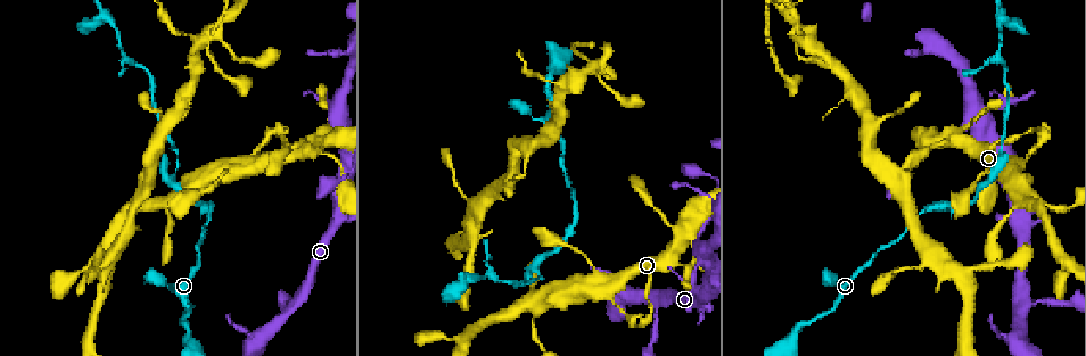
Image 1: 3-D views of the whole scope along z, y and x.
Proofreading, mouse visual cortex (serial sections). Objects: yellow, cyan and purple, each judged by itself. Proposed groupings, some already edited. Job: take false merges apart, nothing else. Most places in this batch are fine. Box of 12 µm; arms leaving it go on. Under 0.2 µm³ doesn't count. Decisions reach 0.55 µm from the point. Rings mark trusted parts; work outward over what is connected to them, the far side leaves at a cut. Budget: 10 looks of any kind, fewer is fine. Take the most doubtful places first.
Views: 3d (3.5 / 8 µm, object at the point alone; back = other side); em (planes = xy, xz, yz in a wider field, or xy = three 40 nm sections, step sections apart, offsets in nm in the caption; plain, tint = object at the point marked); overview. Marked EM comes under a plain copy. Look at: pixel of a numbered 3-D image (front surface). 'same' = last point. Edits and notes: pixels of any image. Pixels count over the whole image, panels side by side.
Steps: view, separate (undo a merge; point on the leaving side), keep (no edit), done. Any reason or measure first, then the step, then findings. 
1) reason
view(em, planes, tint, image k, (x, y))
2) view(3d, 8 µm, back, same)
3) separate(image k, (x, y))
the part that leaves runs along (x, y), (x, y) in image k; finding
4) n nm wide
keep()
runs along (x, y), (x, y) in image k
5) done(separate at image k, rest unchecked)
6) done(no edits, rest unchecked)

view(3d, 3.5 µm, image 1, (991, 181))

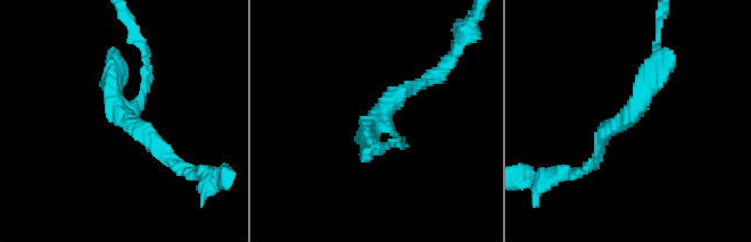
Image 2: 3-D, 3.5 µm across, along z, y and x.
view(em, xy, step 3, tint, image 2, (636, 110))

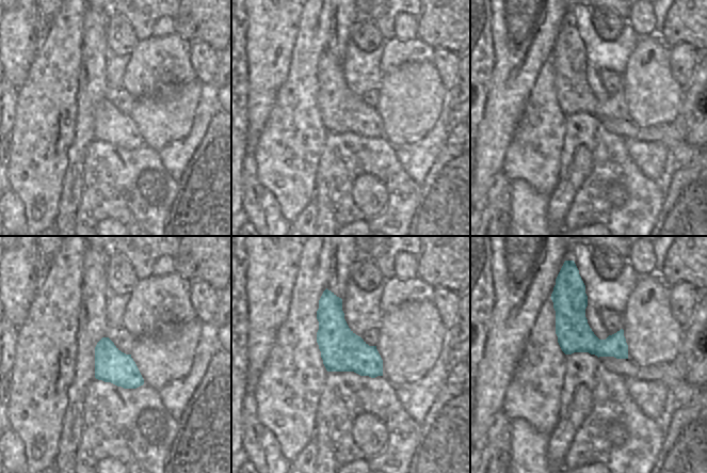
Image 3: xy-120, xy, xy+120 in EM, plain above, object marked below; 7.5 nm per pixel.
keep()
runs along (560, 294), (597, 347), (625, 356) in image 3; continuous, no second cell

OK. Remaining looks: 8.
three-way junction
view(3d, 8 µm, image 1, (301, 291))

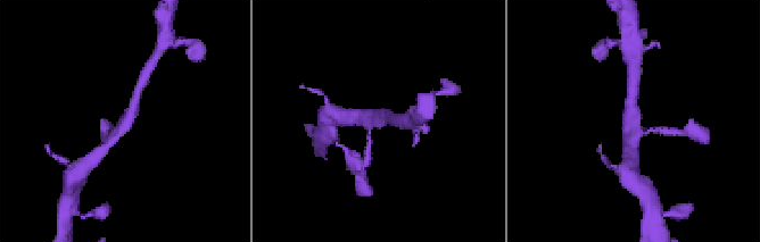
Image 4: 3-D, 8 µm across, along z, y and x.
3 arms; arms of 150, 300, 300 nm; now the EM
view(em, xy, step 5, tint, image 4, (379, 118))

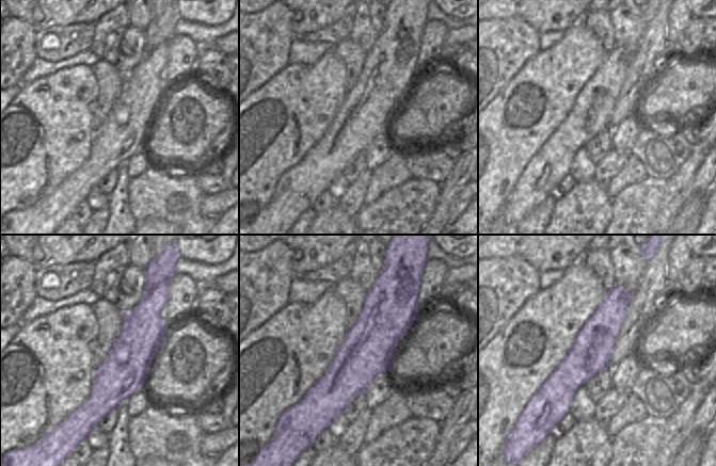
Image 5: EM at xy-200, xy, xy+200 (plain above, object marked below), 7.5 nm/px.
keep()
runs along (377, 286), (377, 333), (330, 418) in image 5; one cell here

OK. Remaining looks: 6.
view(3d, 3.5 µm, back, image 1, (971, 126))

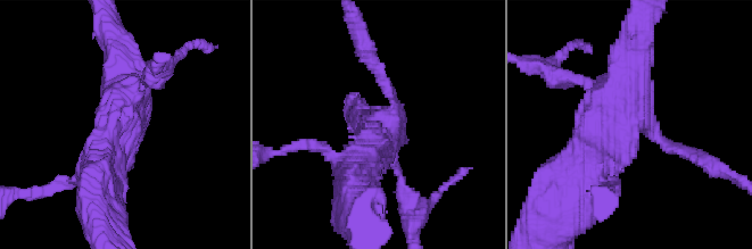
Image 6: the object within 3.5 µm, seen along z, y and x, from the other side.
view(em, xy, step 3, tint, image 6, (638, 119))

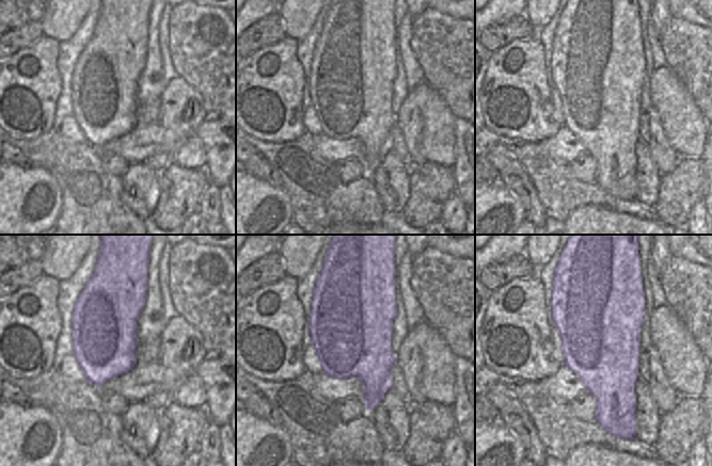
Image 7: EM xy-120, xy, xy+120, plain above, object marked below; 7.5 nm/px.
view(em, xy, step 1, tint, same)

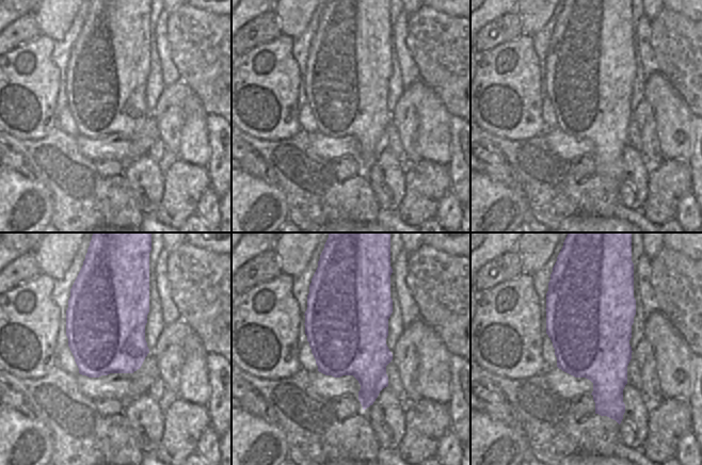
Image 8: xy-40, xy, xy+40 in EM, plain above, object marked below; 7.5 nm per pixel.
keep()
runs along (593, 169), (626, 107), (634, 33) in image 6; continuous, no second cell

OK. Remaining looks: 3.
a narrow waist
view(3d, 8 µm, image 1, (118, 34))

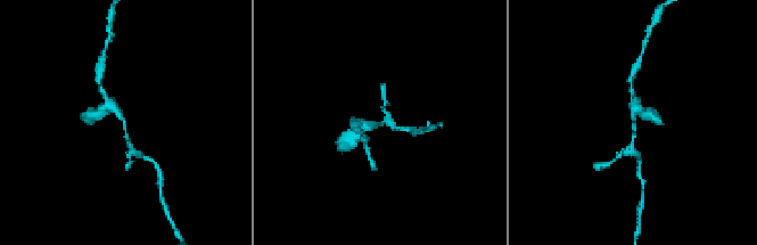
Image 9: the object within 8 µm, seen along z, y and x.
closer look
view(3d, 3.5 µm, image 9, (632, 125))

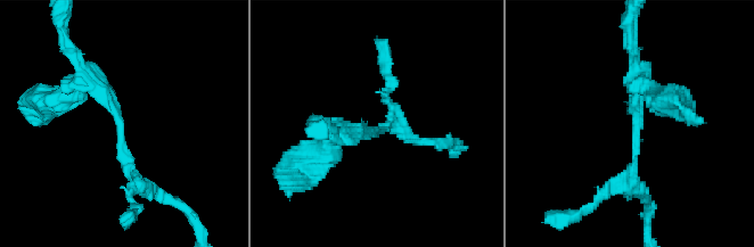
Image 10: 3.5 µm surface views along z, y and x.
arms of 200, 200 nm
view(em, xy, step 3, tint, image 10, (121, 124))

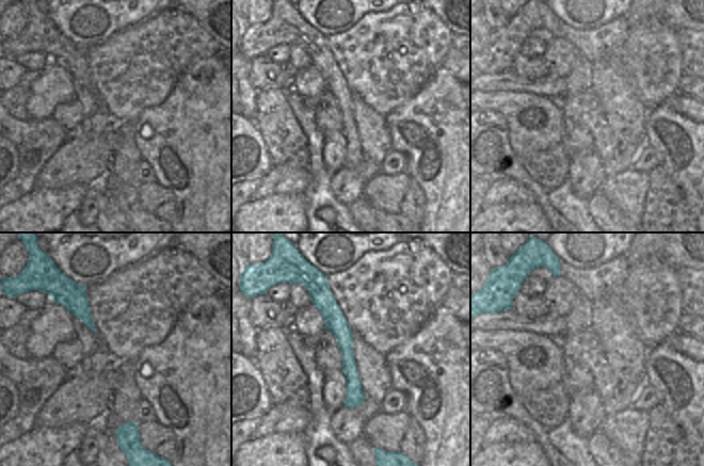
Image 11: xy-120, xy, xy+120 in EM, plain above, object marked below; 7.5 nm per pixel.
keep()
runs along (324, 287), (345, 337), (353, 404) in image 11; one cell here

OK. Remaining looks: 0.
done(no edits, rest unchecked)

